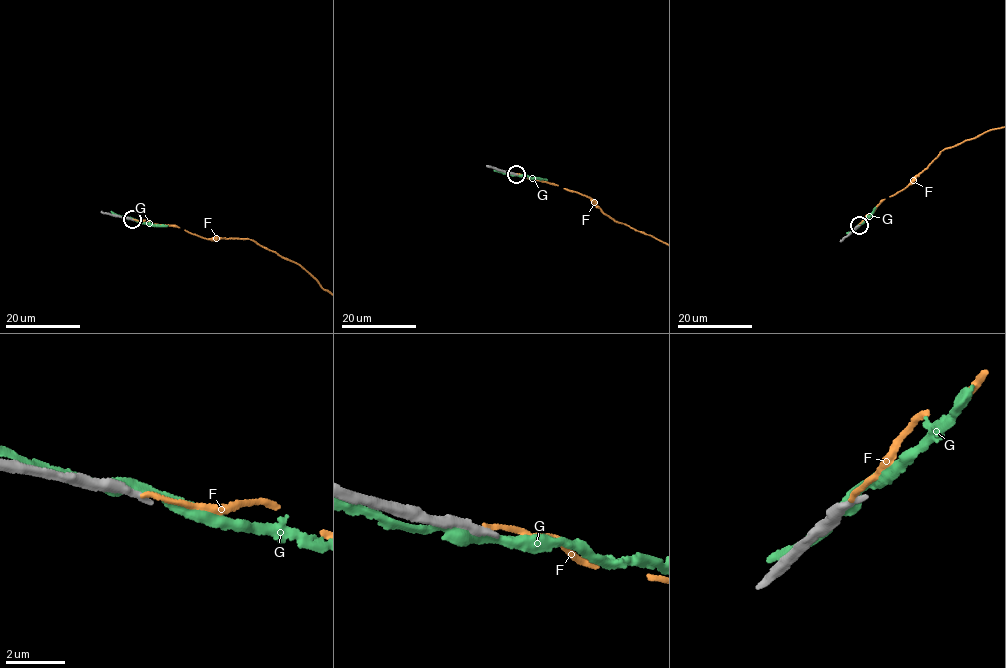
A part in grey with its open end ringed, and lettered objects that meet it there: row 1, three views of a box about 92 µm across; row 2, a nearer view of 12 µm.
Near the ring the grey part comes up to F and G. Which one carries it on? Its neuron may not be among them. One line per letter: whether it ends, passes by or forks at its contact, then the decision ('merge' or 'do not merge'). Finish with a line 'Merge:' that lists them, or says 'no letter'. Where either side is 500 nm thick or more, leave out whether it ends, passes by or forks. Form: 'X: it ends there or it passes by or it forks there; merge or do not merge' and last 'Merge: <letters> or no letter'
F: it ends there; do not merge
G: it passes by; do not merge
Merge: no letter

